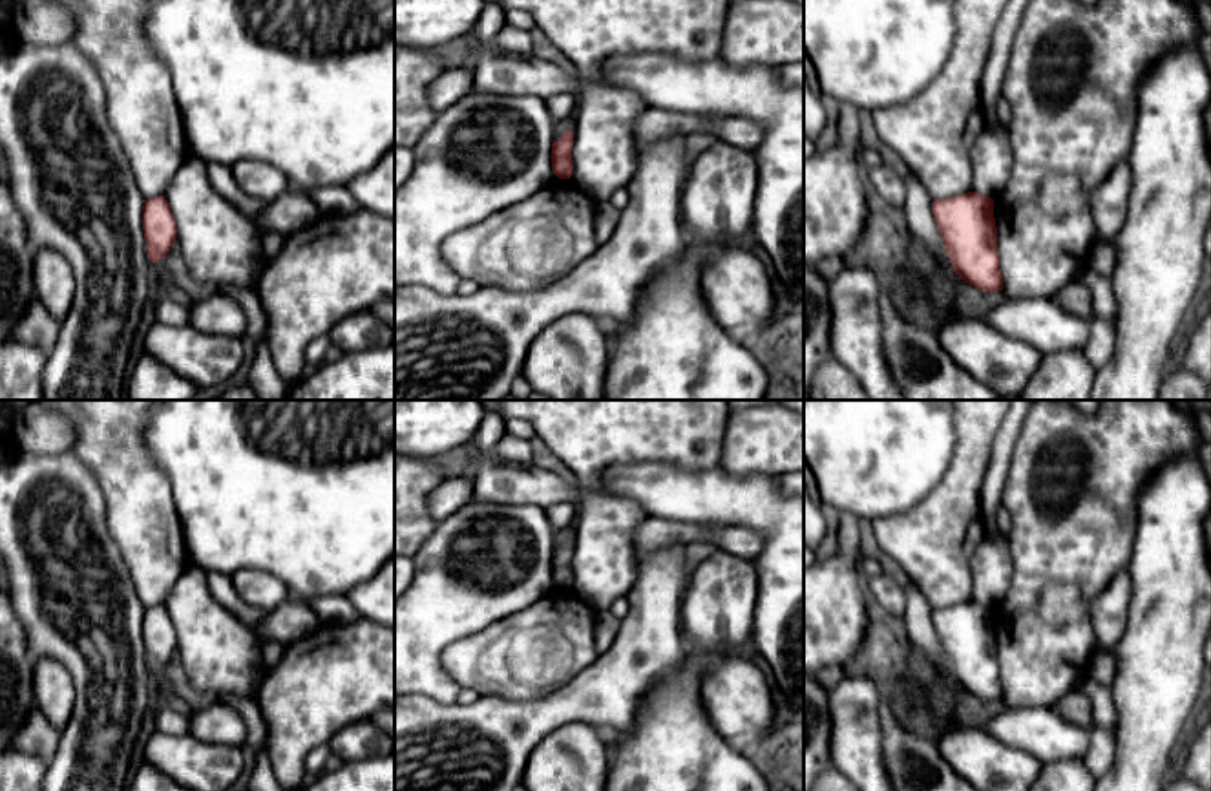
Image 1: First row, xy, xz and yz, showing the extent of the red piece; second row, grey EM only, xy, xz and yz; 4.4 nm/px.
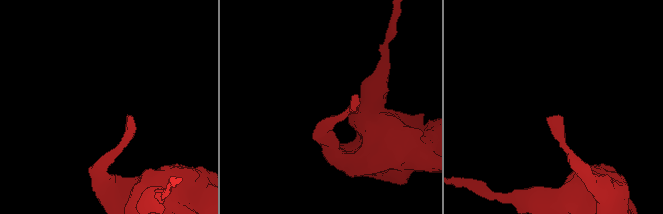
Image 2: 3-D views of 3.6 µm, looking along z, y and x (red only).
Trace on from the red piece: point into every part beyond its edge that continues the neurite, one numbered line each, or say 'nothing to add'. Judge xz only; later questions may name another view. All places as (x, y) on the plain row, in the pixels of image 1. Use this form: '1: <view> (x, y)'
nothing to add

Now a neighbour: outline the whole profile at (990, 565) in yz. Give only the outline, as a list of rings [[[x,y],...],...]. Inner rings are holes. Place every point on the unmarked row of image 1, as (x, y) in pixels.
[[[986,526],[970,561],[974,579],[974,601],[997,606],[1006,594],[1012,577],[1008,539],[997,526]]]

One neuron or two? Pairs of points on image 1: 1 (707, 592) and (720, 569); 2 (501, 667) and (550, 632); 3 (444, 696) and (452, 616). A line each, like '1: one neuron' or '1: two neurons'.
1: one neuron
2: one neuron
3: one neuron

